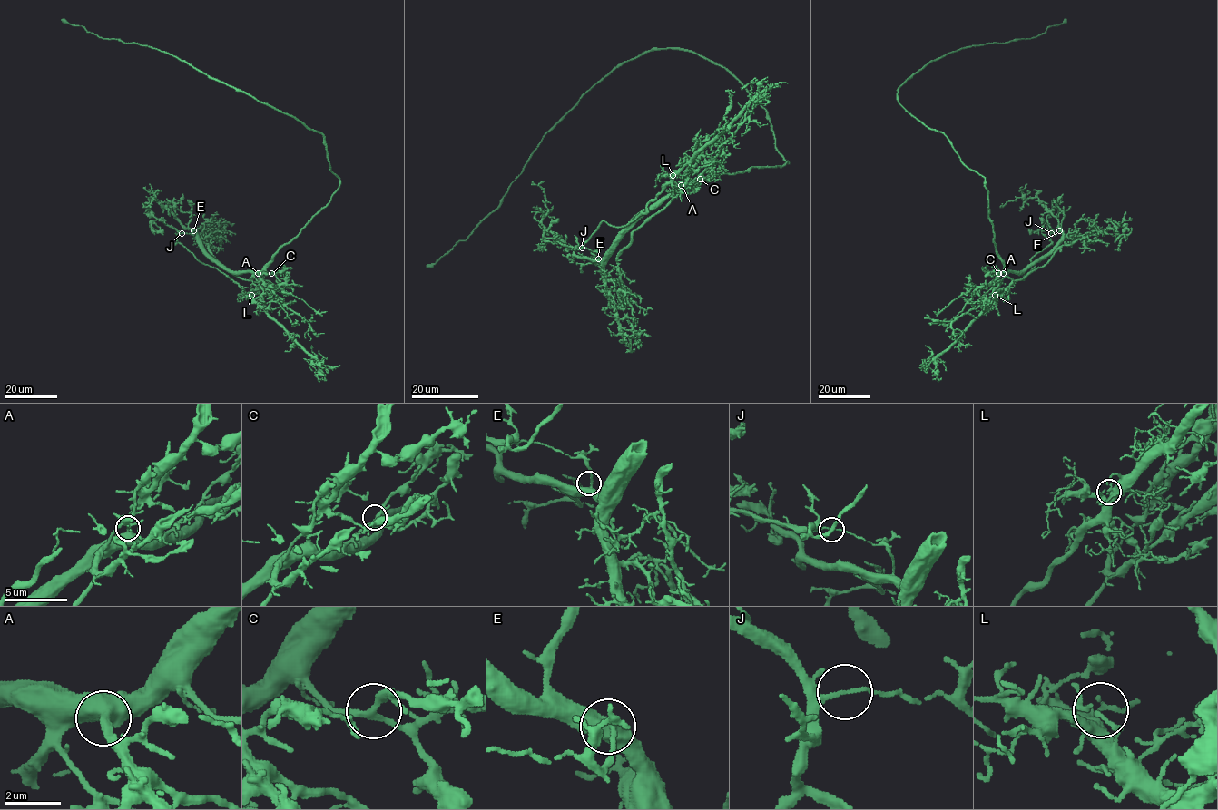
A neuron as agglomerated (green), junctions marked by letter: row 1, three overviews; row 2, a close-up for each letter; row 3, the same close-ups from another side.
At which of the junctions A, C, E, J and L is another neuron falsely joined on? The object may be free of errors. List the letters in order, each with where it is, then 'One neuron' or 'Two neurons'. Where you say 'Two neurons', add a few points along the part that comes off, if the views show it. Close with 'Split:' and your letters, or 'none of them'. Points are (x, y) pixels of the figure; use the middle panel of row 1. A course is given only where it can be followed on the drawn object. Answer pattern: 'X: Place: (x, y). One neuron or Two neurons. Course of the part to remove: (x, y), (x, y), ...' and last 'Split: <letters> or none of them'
A: Place: (681, 185). One neuron
C: Place: (700, 179). One neuron
E: Place: (598, 258). One neuron
J: Place: (582, 248). Two neurons. Course of the part to remove: (582, 248), (576, 248), (603, 220), (622, 227), (643, 214), (672, 178), (754, 98), (768, 100), (761, 100)
L: Place: (672, 175). One neuron
Split: J

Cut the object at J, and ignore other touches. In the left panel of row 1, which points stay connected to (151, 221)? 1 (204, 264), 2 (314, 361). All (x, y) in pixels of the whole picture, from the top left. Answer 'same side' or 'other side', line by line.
1: same side
2: same side

